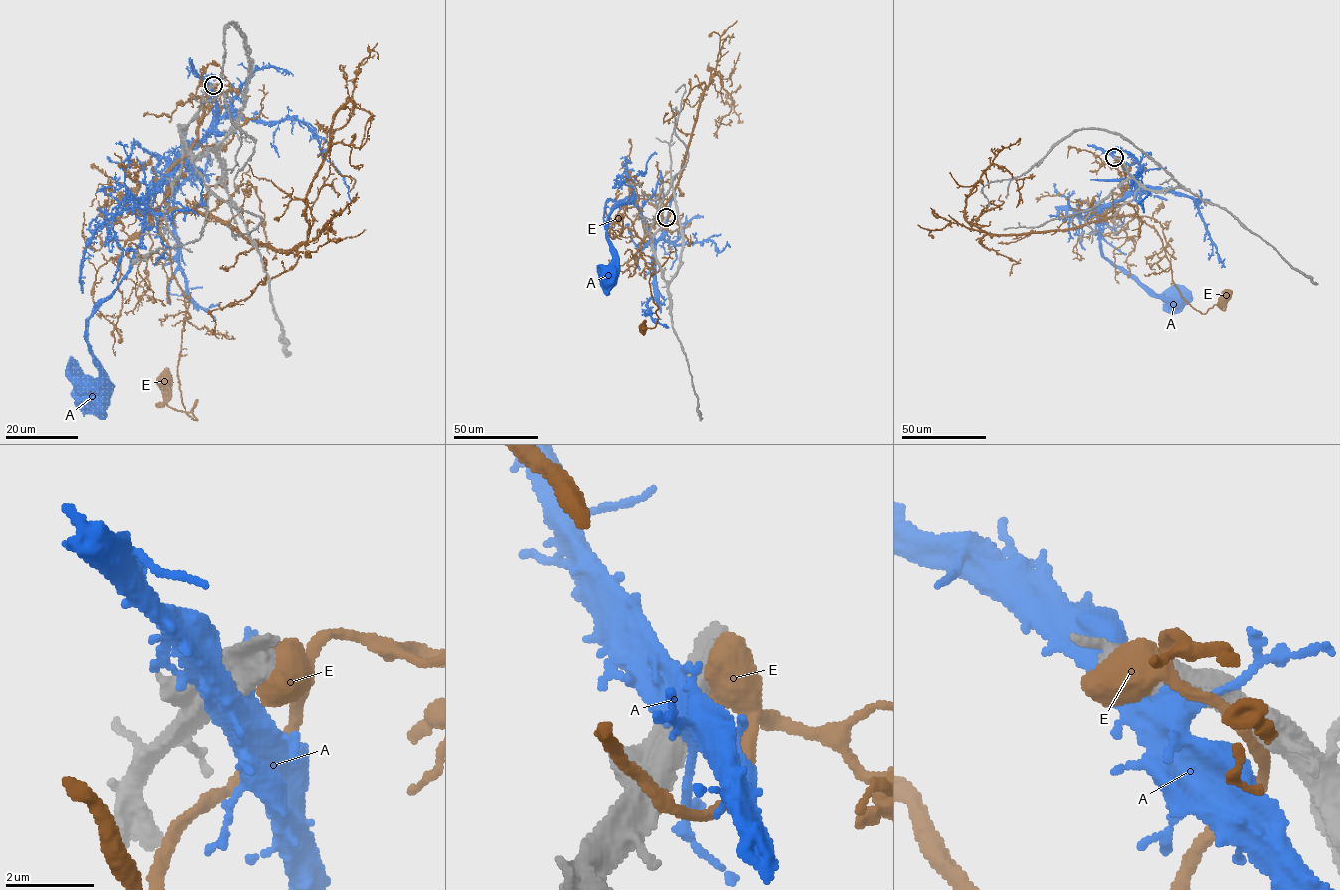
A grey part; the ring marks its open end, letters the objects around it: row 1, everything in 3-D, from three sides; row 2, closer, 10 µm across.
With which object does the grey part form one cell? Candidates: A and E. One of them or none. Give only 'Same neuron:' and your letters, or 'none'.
Same neuron: none

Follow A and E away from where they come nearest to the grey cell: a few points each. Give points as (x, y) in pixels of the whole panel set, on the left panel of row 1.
A: (211, 88), (215, 126), (161, 180), (130, 271), (93, 309), (88, 347), (99, 371), (95, 400)
E: (213, 86), (158, 226), (188, 300), (177, 371), (196, 419), (197, 400), (165, 403), (165, 382)

